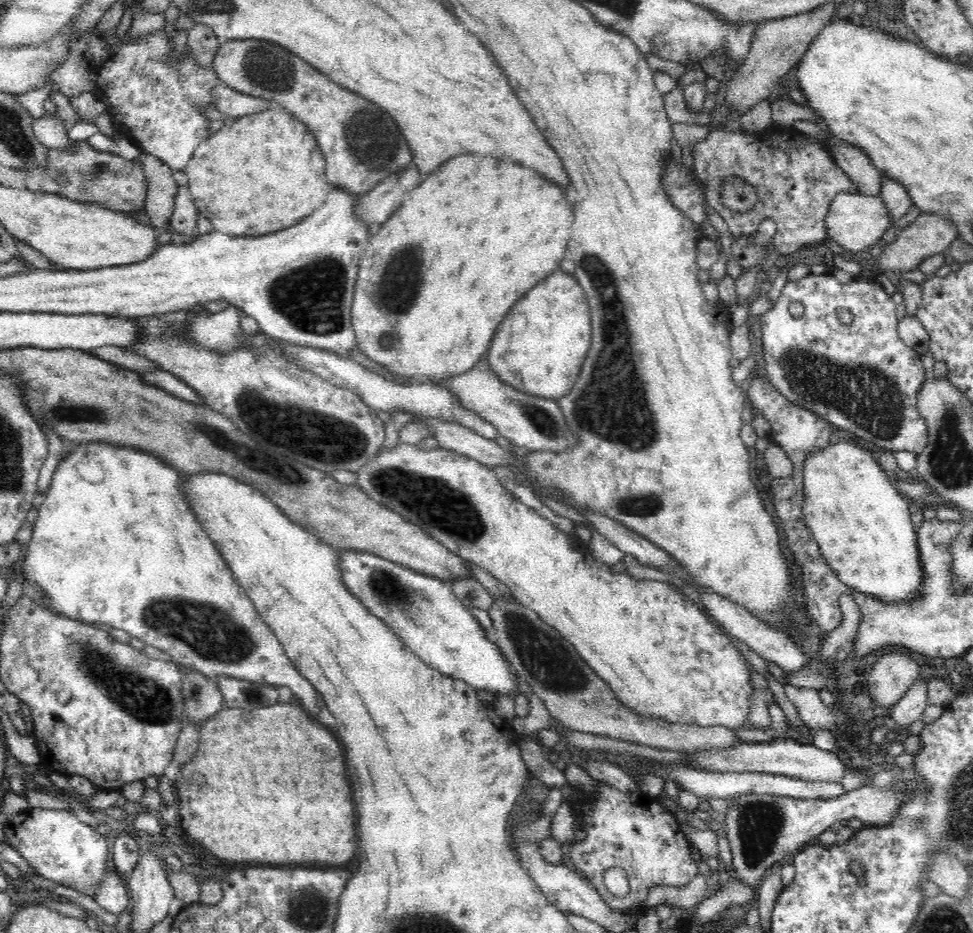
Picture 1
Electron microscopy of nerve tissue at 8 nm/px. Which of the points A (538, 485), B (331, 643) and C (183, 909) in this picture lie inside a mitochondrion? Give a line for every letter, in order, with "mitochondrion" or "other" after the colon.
A: other
B: other
C: other

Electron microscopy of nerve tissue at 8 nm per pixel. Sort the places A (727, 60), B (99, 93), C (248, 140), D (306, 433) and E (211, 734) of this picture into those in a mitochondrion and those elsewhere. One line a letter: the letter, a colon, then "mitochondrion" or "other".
A: other
B: other
C: other
D: mitochondrion
E: other

